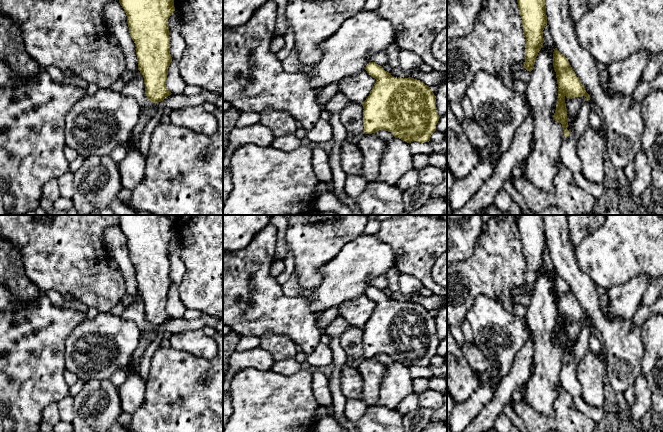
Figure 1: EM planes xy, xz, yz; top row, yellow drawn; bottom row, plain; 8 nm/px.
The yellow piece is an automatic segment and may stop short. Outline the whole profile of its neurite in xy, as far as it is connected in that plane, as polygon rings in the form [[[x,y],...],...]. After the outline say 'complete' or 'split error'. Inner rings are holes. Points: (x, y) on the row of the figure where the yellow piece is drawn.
[[[119,0],[127,15],[129,33],[136,47],[138,70],[144,77],[145,94],[153,104],[141,109],[139,120],[133,130],[133,140],[128,150],[139,149],[139,142],[147,123],[160,109],[160,102],[172,93],[166,87],[168,68],[172,61],[168,19],[175,11],[174,0]]]; split error

